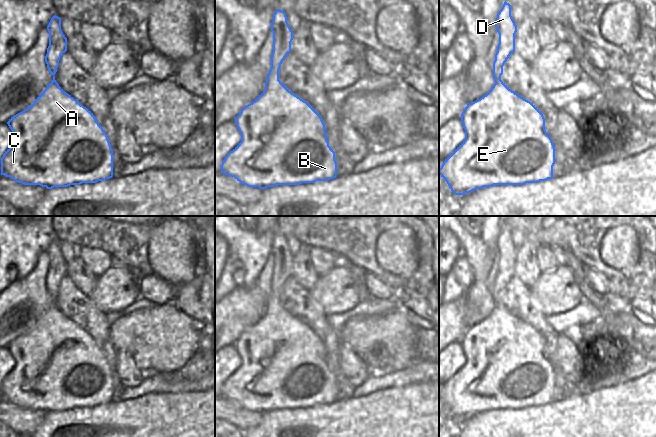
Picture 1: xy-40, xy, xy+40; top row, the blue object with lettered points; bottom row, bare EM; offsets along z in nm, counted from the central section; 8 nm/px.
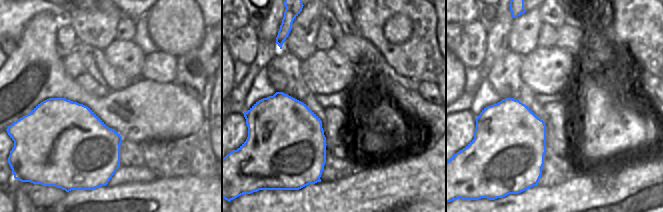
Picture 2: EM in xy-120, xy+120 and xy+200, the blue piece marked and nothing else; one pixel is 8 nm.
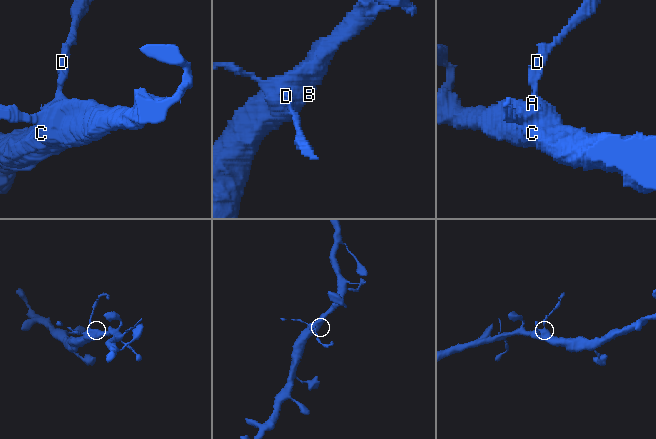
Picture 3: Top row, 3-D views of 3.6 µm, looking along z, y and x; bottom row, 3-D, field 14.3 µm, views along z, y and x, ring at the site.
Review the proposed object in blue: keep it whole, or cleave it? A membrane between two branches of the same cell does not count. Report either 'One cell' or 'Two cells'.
Two cells.

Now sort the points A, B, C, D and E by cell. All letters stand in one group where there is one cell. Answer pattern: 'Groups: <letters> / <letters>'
Groups: A B C E / D.

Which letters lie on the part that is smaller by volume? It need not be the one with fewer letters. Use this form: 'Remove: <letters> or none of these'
Remove: D.

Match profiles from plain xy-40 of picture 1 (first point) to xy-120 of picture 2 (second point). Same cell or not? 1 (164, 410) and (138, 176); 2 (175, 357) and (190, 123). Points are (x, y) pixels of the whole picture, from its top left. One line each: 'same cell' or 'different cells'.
1: different cells
2: same cell

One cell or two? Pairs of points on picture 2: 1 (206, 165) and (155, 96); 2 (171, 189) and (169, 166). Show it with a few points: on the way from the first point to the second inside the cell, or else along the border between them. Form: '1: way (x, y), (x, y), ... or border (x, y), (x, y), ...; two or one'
1: border (203, 122), (190, 135), (162, 140); two
2: border (193, 175), (156, 178); two

